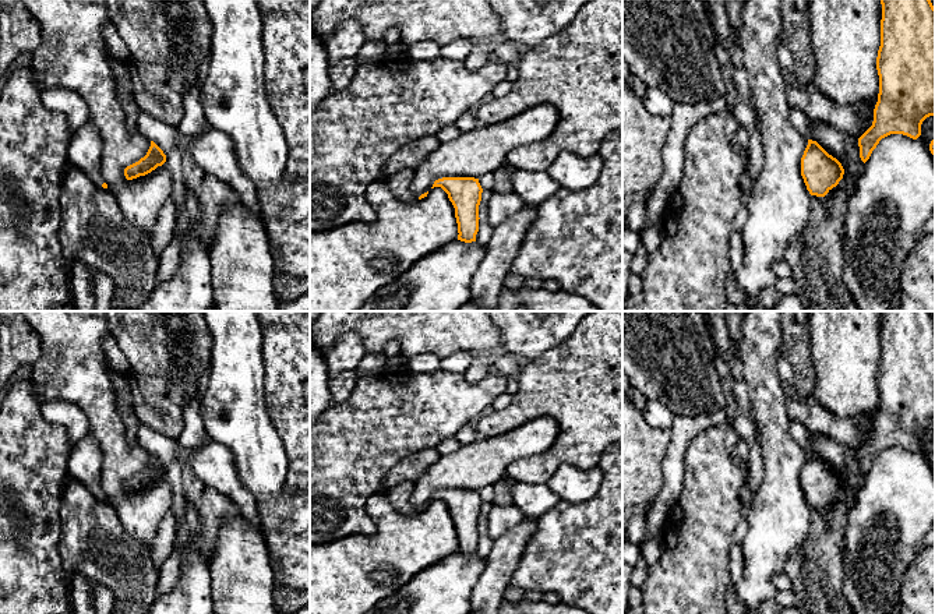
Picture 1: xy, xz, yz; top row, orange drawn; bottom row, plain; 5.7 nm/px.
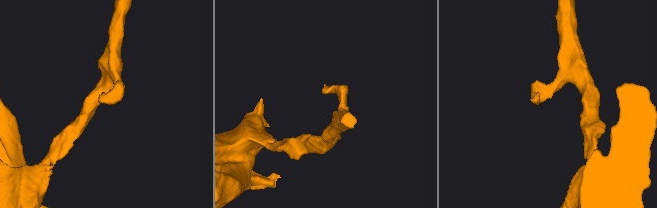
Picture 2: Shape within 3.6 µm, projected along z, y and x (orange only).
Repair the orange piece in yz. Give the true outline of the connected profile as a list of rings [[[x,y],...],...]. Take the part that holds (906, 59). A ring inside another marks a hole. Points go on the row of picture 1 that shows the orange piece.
[[[881,0],[881,4],[879,93],[872,126],[858,138],[864,163],[882,138],[903,134],[917,140],[922,121],[935,116],[935,7],[931,0]]]

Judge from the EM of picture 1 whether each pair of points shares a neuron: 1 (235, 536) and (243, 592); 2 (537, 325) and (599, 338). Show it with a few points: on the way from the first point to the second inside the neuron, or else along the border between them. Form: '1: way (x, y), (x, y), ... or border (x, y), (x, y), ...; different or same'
1: way (240, 550), (242, 578); same
2: border (579, 325), (568, 338), (546, 352); different

